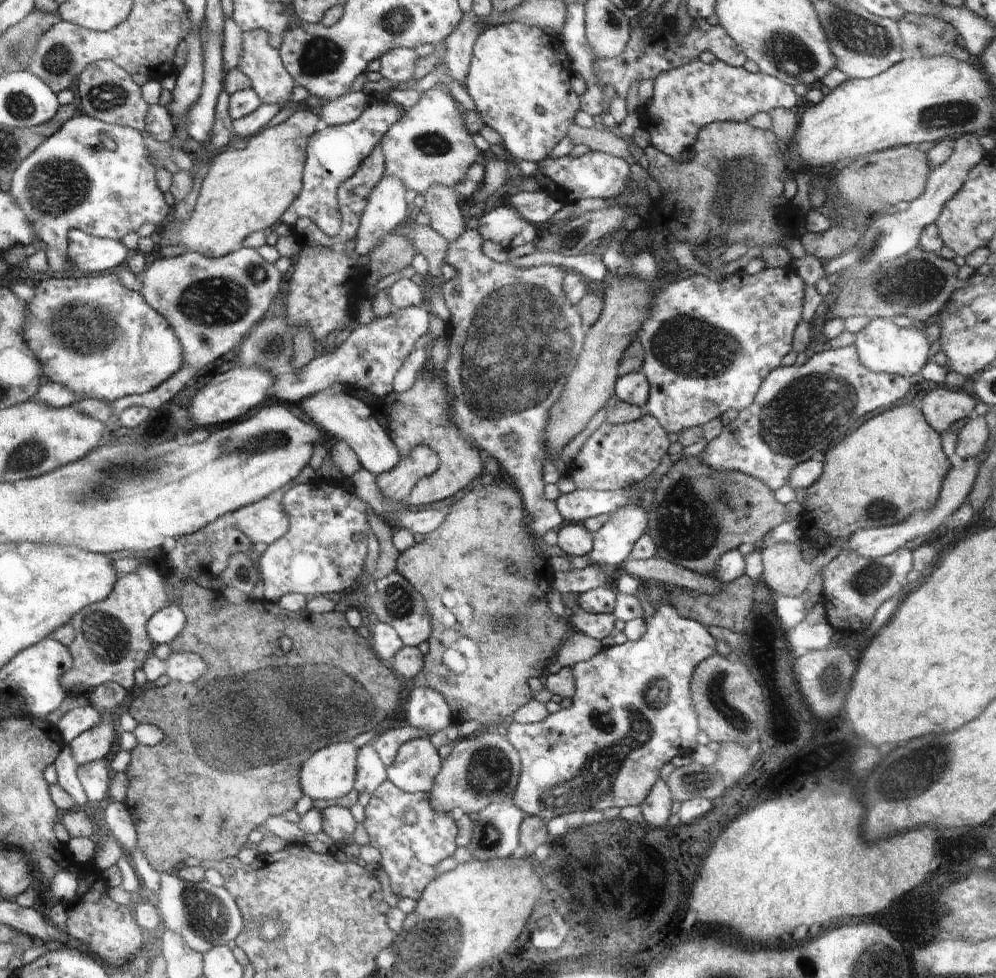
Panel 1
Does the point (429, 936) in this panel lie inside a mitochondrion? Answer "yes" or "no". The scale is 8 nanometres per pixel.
yes

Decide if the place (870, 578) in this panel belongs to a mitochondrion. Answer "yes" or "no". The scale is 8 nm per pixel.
yes

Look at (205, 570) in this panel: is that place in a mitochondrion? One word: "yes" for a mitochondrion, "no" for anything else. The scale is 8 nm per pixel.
no

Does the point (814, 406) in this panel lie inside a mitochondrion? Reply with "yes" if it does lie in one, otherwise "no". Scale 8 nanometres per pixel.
yes

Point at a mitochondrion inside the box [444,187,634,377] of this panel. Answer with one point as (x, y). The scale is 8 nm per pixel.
(572, 236)

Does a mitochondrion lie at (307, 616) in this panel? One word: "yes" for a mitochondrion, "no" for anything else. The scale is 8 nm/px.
no

